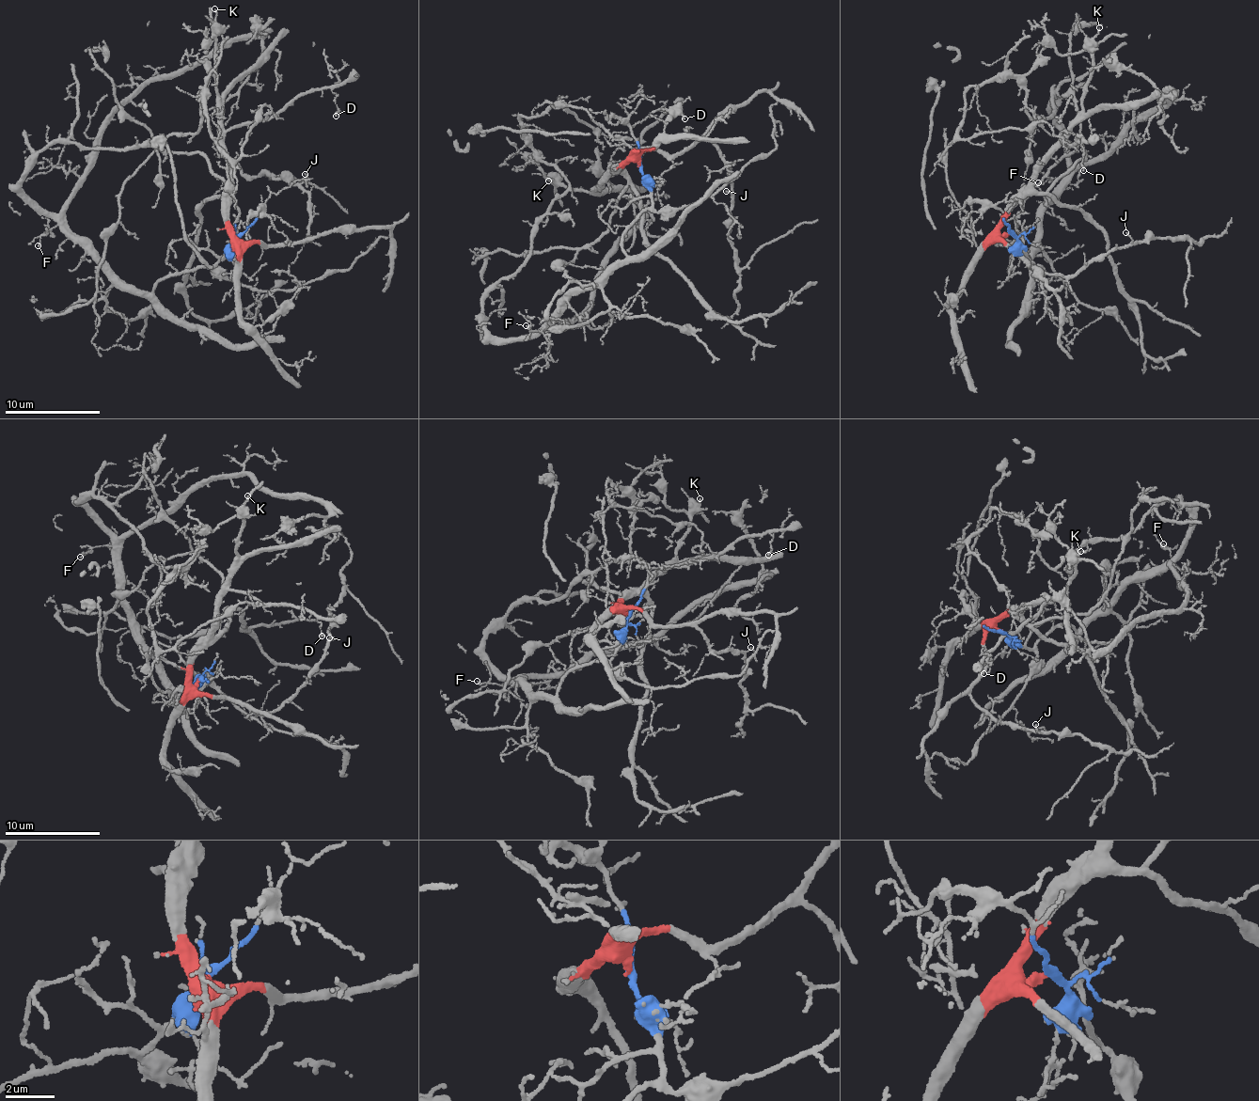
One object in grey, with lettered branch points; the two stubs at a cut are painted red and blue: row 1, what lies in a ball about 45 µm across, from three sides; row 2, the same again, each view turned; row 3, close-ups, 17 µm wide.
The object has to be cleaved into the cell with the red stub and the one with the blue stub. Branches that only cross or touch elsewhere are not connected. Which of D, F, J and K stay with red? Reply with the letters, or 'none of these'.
D, J, K

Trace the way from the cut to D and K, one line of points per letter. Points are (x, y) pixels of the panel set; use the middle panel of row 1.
D: (639, 165), (618, 163), (600, 179), (621, 171), (659, 117), (684, 119)
K: (639, 165), (632, 159), (624, 166), (618, 163), (620, 167), (610, 166), (590, 193), (548, 180)

